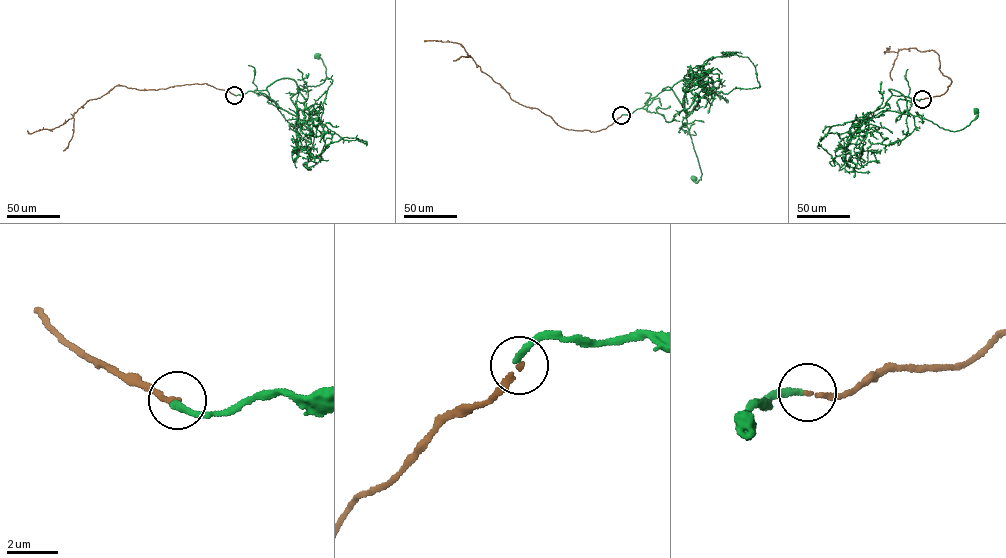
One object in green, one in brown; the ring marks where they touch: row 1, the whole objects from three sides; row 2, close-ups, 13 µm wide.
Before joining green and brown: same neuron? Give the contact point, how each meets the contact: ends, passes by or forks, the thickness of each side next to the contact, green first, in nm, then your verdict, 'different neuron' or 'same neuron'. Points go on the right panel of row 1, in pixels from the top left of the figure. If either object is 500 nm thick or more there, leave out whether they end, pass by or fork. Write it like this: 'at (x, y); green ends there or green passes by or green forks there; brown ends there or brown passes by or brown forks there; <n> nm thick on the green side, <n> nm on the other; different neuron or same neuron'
at (922, 99); green ends there; brown ends there; 260 nm thick on the green side, 200 nm on the other; different neuron

